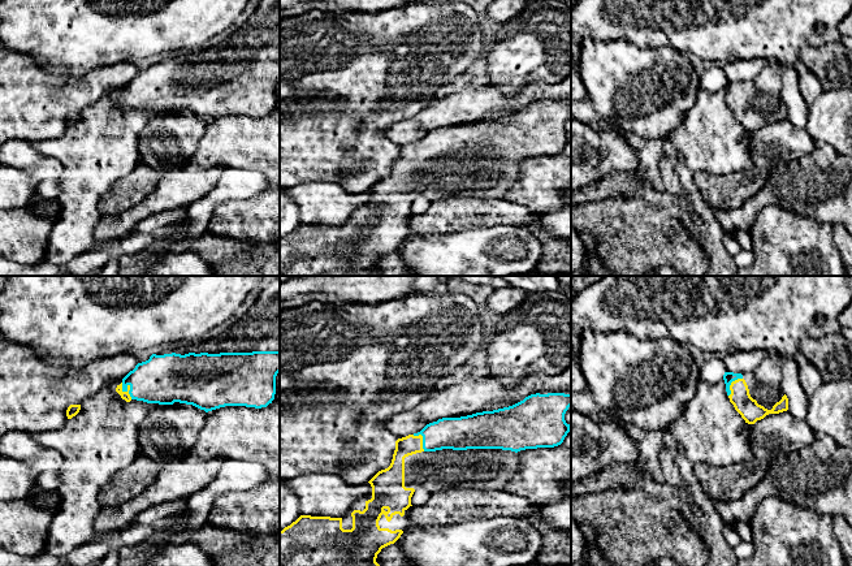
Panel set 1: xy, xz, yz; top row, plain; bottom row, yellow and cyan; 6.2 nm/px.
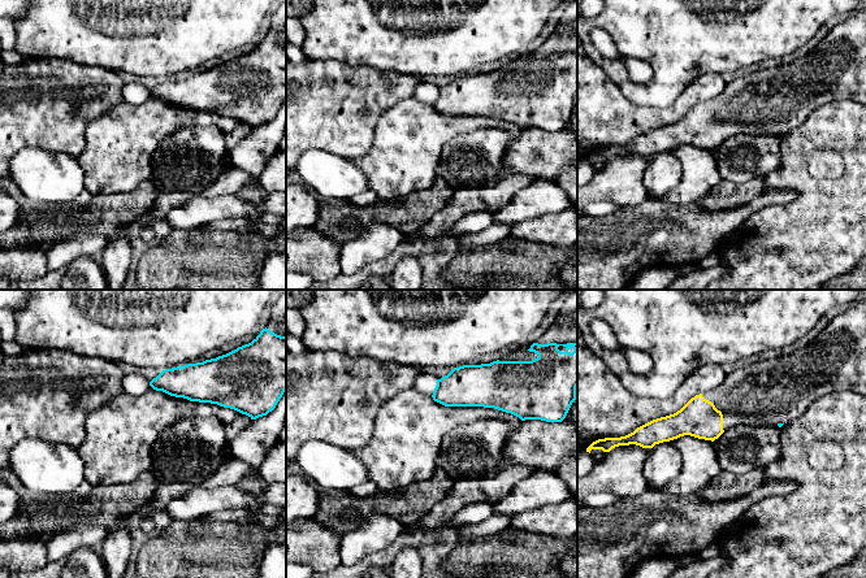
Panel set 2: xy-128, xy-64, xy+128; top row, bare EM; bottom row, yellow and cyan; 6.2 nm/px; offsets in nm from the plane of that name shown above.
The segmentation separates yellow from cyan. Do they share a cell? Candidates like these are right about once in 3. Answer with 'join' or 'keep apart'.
join

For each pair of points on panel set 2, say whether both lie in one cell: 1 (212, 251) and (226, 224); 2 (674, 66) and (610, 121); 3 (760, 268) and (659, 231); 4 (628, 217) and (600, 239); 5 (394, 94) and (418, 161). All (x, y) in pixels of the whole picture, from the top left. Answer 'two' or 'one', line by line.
1: two
2: two
3: two
4: one
5: two

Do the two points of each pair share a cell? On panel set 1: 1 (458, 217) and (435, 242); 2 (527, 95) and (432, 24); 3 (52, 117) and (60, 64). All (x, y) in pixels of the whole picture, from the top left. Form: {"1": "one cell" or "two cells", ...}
{"1": "two cells", "2": "two cells", "3": "two cells"}

